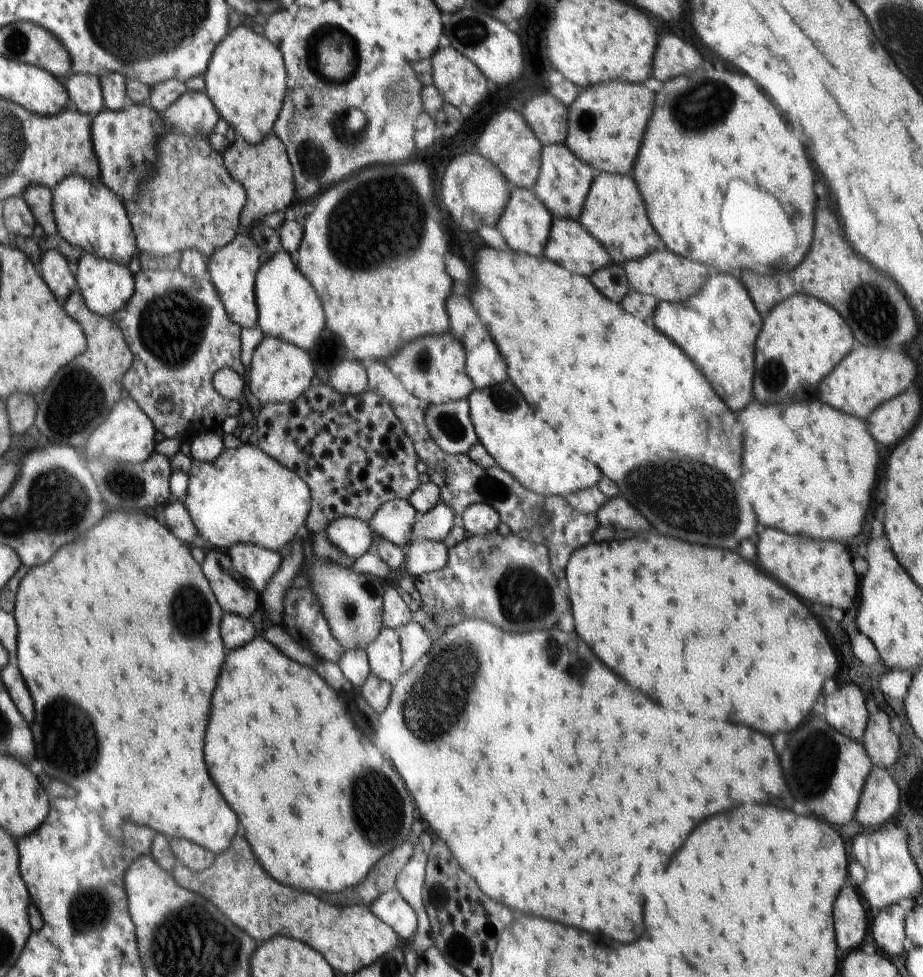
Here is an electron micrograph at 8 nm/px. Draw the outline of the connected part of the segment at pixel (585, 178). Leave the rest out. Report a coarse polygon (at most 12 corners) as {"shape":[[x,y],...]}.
{"shape":[[565,144],[541,145],[533,191],[578,221],[596,171]]}

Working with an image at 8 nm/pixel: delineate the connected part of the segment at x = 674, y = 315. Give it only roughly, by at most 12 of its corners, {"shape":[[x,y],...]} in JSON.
{"shape":[[709,276],[652,324],[738,413],[763,318],[740,279]]}

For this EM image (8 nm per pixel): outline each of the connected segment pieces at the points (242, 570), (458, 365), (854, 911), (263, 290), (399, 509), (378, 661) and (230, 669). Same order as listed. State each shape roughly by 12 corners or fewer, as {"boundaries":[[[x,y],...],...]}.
{"boundaries":[[[235,543],[226,554],[259,594],[283,560],[278,551]],[[450,332],[383,362],[428,405],[467,400],[466,353]],[[849,878],[834,904],[836,944],[860,949],[868,915]],[[282,246],[255,277],[264,335],[310,352],[322,300]],[[407,499],[376,511],[373,536],[406,549],[417,516]],[[383,626],[365,651],[371,673],[394,687],[403,673],[398,631]],[[225,654],[204,754],[262,869],[356,887],[400,774],[312,667]]]}

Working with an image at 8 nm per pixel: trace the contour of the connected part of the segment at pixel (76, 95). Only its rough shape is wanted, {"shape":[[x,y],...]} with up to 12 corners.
{"shape":[[64,77],[74,108],[97,116],[105,107],[99,78]]}

